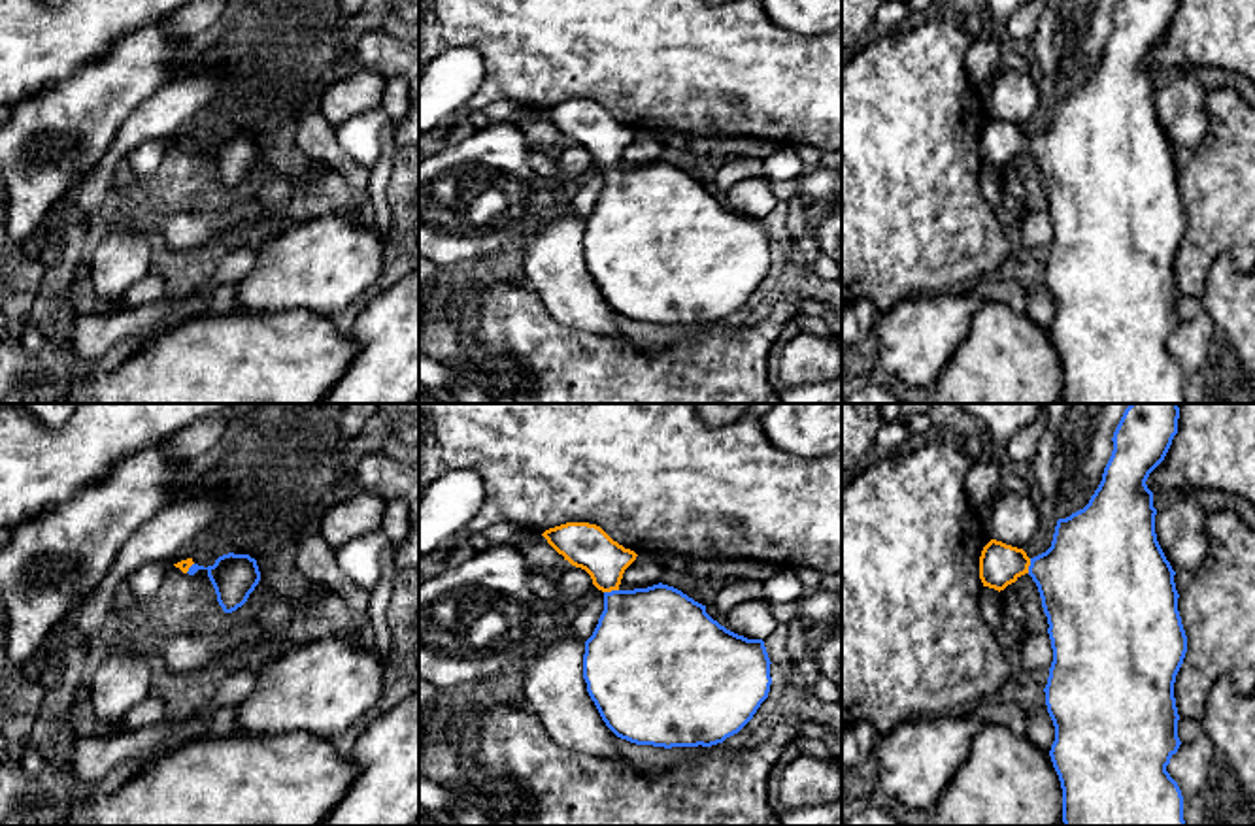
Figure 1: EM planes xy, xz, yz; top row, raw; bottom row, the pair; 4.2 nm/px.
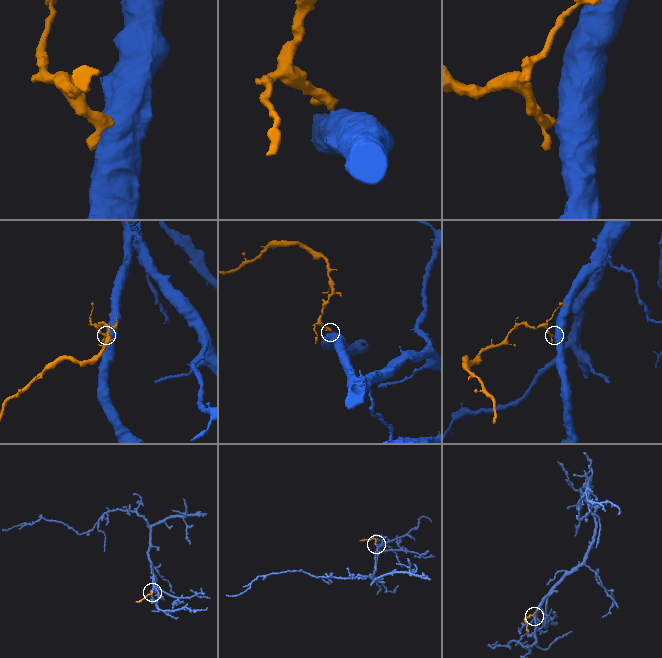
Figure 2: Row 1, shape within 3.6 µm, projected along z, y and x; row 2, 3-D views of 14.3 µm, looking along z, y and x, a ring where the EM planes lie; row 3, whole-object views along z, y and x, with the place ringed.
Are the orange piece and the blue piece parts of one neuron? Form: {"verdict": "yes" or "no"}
{"verdict": "yes"}

